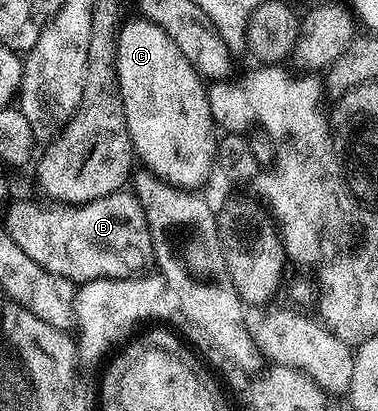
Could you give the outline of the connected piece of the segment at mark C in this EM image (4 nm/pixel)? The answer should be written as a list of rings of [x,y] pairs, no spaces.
[[[134,20],[120,28],[115,64],[134,156],[143,160],[142,168],[170,185],[198,190],[217,165],[217,129],[209,111],[207,85],[157,23]]]

